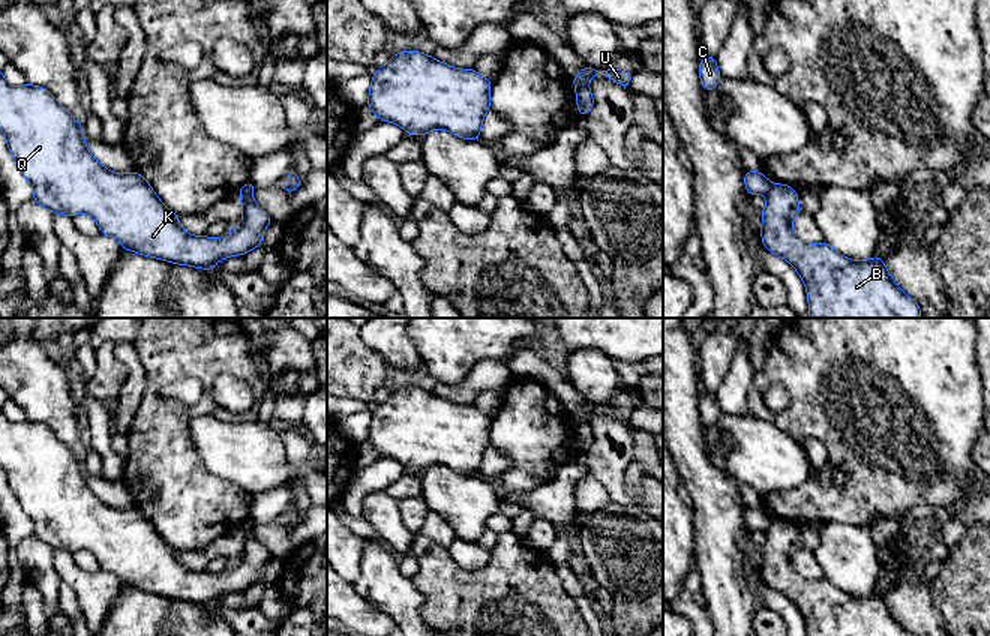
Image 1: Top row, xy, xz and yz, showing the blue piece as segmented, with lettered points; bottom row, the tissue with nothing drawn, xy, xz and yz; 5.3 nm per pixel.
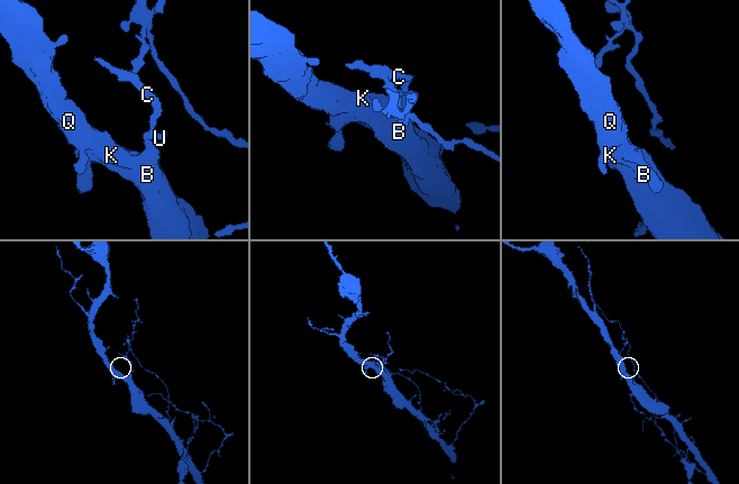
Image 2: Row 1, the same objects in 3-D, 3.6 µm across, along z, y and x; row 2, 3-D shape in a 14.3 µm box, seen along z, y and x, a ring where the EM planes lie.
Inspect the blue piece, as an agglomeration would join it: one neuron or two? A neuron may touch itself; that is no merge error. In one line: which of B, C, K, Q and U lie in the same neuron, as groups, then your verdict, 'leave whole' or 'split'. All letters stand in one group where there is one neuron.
groups B K Q / C U; split

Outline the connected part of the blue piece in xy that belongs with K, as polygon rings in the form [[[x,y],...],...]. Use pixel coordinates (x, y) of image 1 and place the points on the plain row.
[[[0,408],[0,466],[16,504],[33,522],[33,537],[52,549],[74,554],[90,550],[100,568],[117,574],[123,586],[196,604],[216,604],[219,596],[246,591],[260,584],[262,567],[273,558],[254,537],[252,528],[240,531],[243,556],[224,573],[190,572],[138,508],[116,510],[93,494],[86,482],[82,462],[44,423],[12,423]]]

